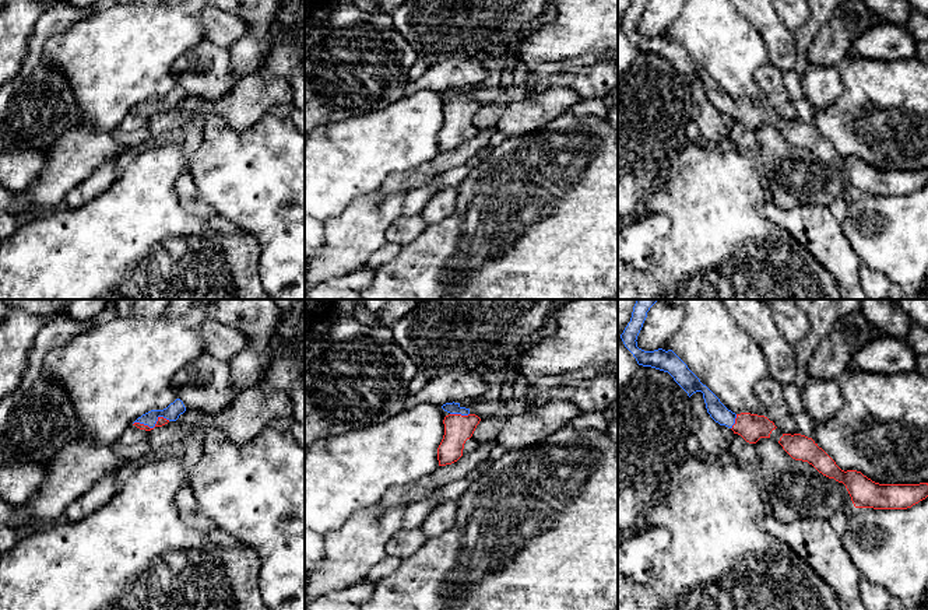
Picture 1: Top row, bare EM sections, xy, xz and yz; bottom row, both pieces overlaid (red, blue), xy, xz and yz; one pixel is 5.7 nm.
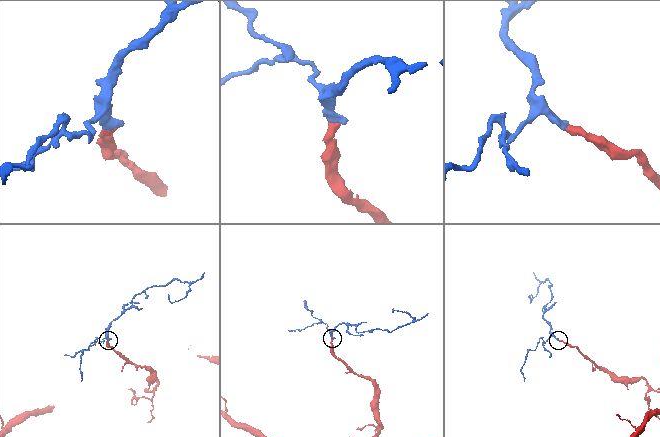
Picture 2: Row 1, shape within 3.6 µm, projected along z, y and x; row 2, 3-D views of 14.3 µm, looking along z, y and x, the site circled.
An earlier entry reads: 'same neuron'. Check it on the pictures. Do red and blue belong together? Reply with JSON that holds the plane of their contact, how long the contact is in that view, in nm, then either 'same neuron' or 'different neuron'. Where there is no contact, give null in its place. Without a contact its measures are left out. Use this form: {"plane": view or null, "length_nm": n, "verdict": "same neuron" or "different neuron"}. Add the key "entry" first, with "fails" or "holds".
{"entry": "holds", "plane": "xy", "length_nm": 220, "verdict": "same neuron"}

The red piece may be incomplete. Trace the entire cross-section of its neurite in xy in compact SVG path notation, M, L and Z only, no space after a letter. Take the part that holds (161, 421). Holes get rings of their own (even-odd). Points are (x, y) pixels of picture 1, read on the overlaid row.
M176 399L164 410L151 410L138 417L133 425L140 430L151 431L155 427L162 427L169 421L176 421L180 414L186 411L186 407L180 399Z

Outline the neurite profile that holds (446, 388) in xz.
M442 374L428 379L426 386L416 395L409 395L404 409L421 403L442 407L446 403L461 403L467 399L479 397L488 388L482 374Z

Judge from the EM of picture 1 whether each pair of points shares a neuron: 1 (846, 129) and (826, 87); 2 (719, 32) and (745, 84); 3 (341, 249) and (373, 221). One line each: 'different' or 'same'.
1: different
2: same
3: same

